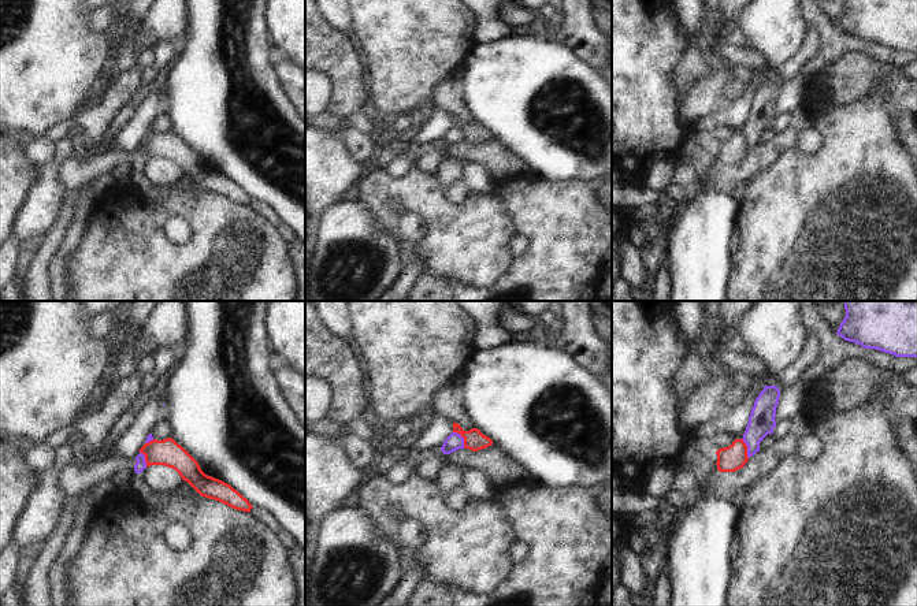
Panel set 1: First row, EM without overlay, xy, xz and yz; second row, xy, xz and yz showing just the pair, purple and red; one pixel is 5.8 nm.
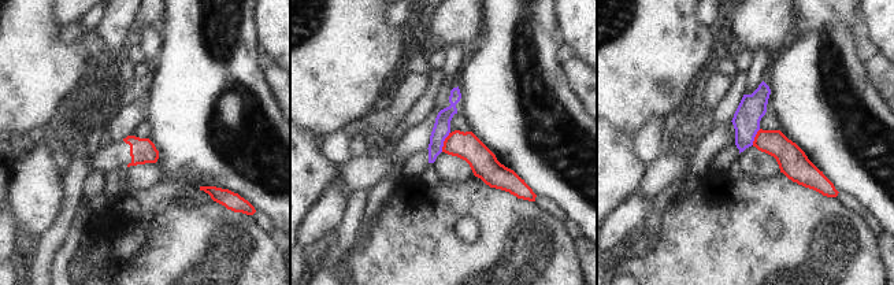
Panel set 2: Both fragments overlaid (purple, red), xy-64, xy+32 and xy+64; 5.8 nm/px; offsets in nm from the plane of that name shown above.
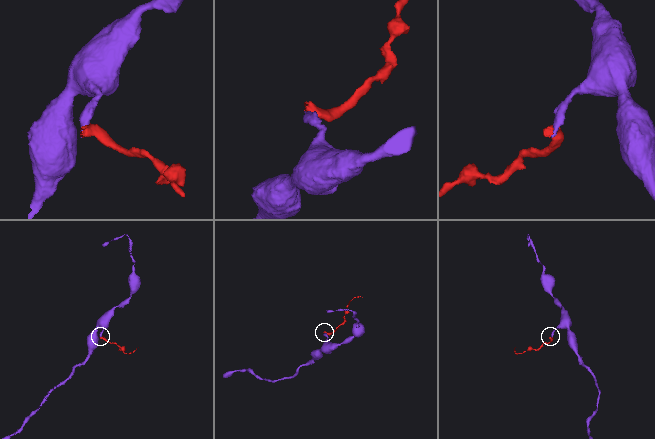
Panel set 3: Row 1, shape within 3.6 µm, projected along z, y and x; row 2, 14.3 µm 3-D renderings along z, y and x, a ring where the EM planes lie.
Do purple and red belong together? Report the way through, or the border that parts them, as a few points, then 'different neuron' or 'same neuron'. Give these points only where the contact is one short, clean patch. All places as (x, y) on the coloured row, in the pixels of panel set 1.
border xz (453, 431), (463, 438), (464, 446); different neuron

